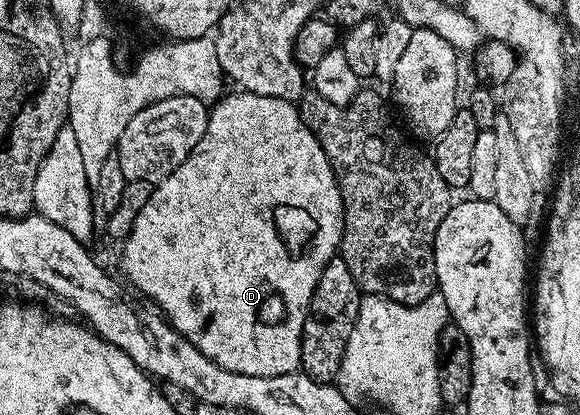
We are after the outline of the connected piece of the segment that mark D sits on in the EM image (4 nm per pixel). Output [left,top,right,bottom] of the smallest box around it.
[122,92,343,376]

